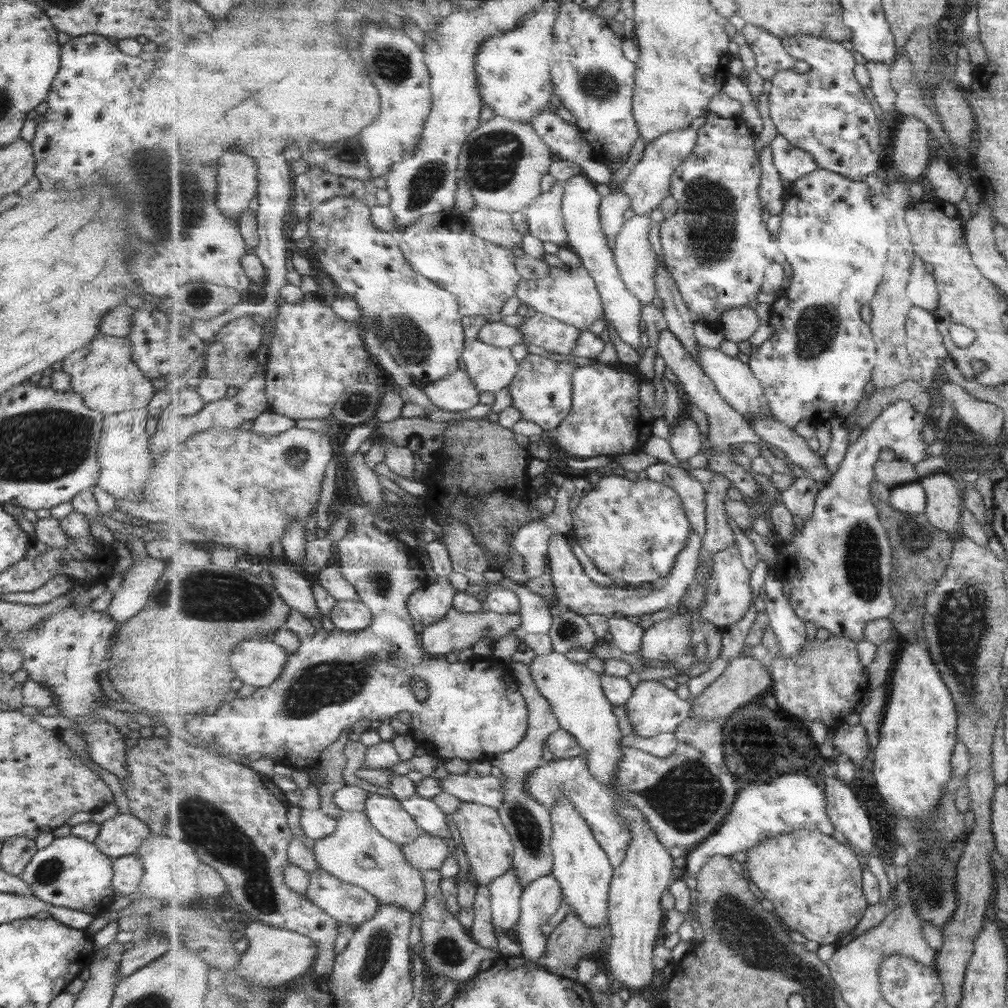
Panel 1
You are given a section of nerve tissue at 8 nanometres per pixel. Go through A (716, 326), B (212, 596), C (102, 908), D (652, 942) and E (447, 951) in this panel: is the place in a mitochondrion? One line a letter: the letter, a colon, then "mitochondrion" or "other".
A: other
B: mitochondrion
C: other
D: other
E: mitochondrion

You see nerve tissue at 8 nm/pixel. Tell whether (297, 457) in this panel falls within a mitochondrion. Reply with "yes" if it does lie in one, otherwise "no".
yes

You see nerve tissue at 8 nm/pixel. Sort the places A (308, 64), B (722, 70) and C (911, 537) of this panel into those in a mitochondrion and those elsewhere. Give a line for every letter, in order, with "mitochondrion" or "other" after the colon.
A: other
B: other
C: mitochondrion

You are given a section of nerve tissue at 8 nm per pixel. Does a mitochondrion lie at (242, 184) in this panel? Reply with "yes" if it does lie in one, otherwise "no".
no

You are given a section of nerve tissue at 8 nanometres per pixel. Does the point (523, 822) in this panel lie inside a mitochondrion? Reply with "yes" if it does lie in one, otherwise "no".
yes

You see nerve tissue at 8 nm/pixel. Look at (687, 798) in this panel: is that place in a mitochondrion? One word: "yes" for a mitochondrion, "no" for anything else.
yes

